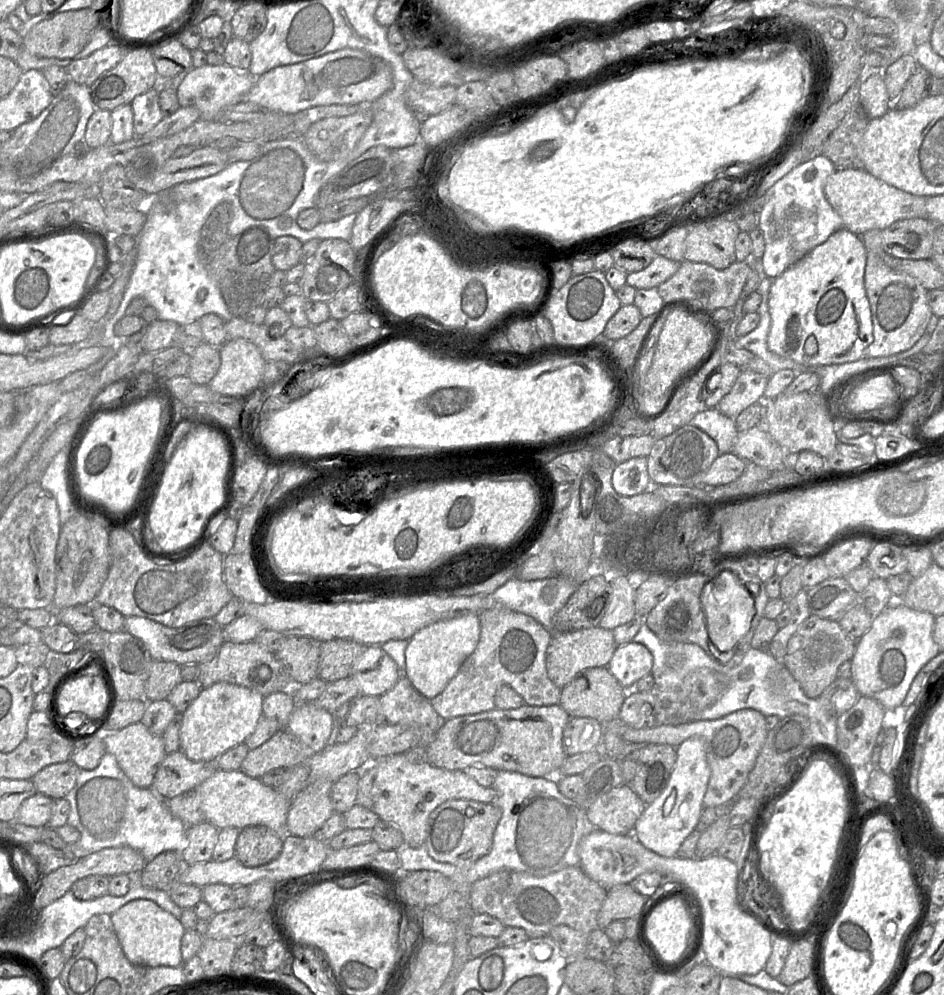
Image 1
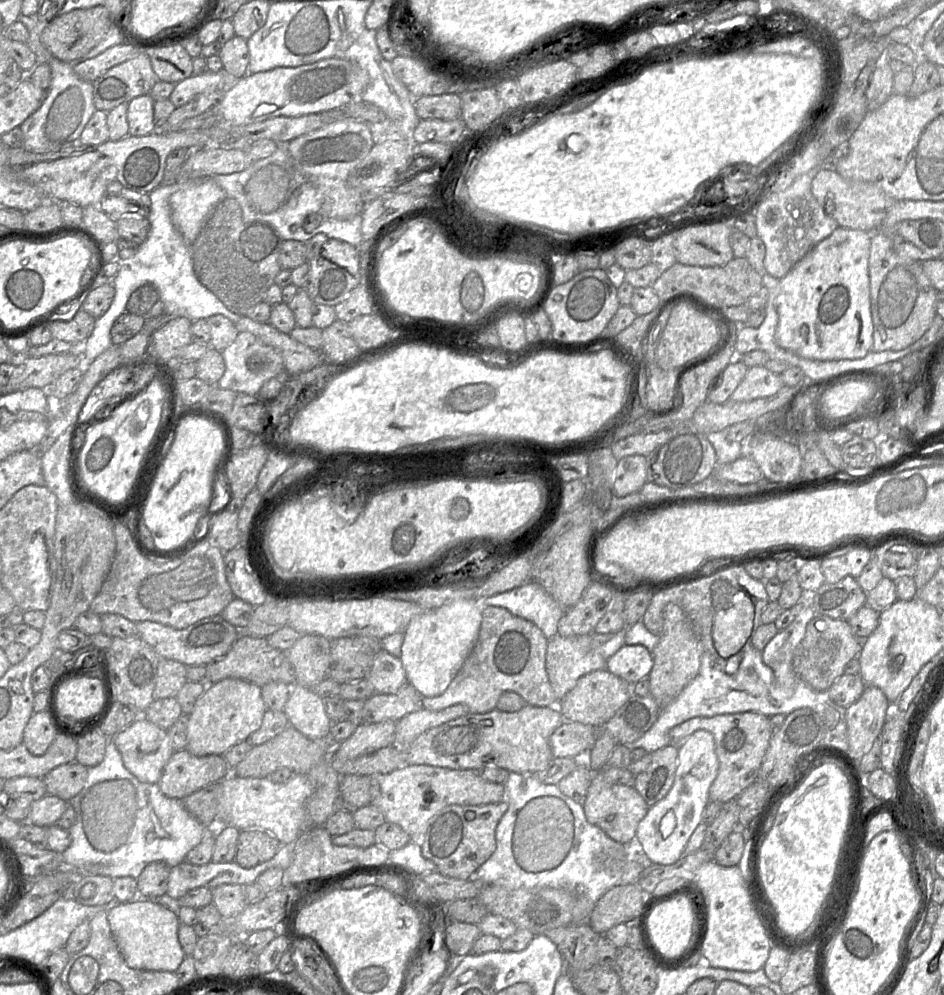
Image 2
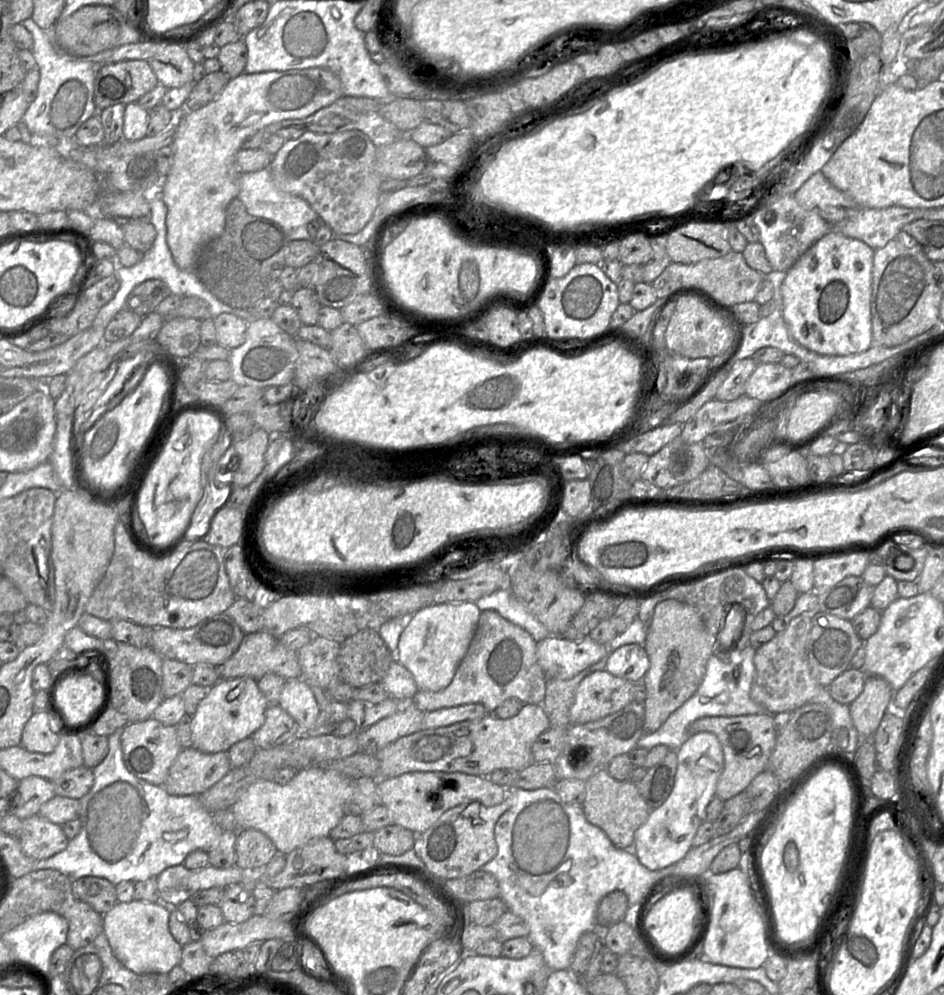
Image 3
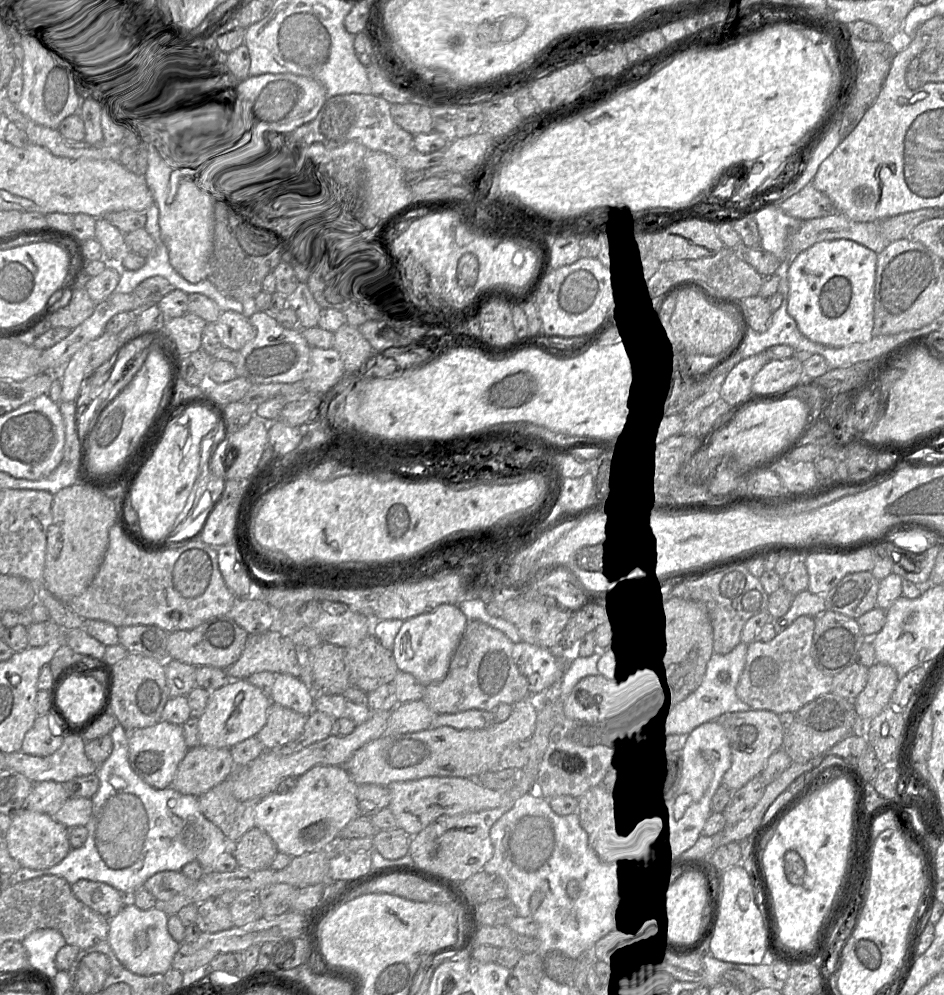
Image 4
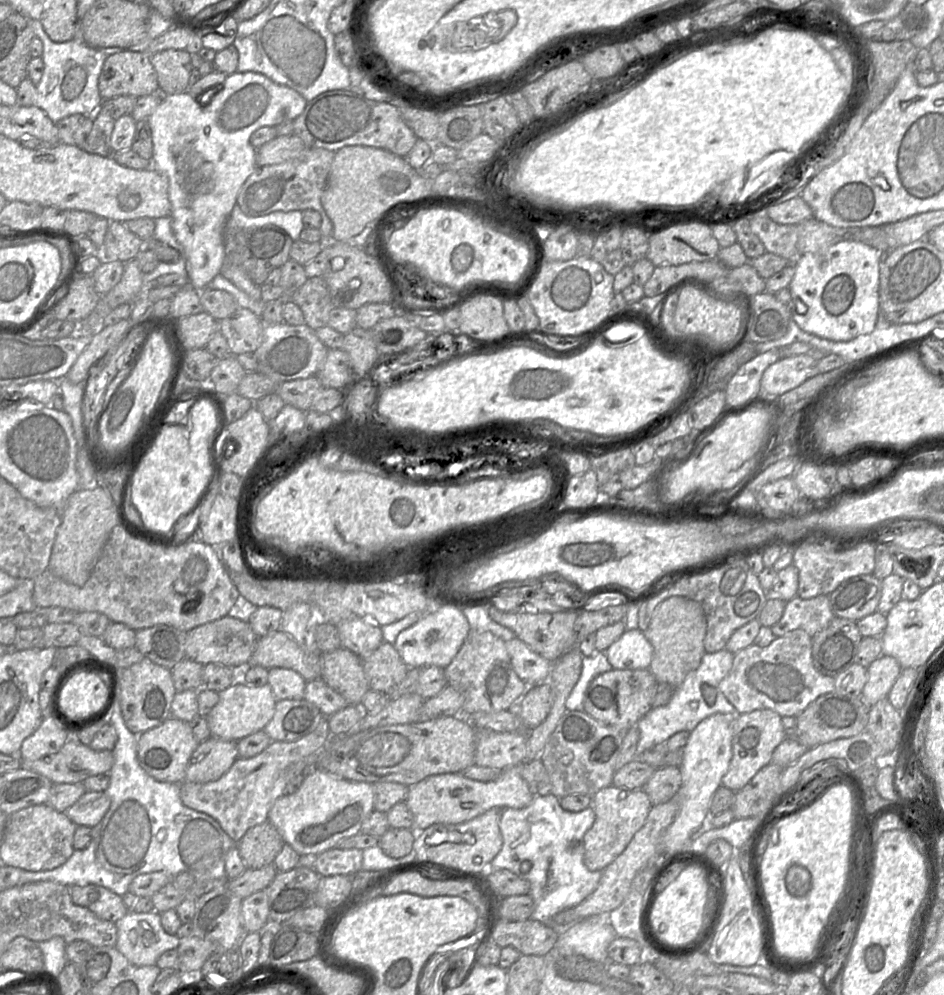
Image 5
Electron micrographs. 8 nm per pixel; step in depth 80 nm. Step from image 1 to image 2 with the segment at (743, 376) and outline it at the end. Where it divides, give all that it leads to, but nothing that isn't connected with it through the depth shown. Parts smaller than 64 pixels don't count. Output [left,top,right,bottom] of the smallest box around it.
[730,366,783,401]

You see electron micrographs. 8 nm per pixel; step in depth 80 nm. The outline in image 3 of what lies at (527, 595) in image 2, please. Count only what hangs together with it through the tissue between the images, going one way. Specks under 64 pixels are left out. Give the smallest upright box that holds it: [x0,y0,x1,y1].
[475,588,550,642]

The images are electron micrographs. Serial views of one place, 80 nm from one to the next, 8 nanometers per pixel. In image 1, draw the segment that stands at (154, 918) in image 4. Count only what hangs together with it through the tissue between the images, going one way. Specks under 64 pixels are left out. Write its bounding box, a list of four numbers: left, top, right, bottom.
[111,900,186,967]

